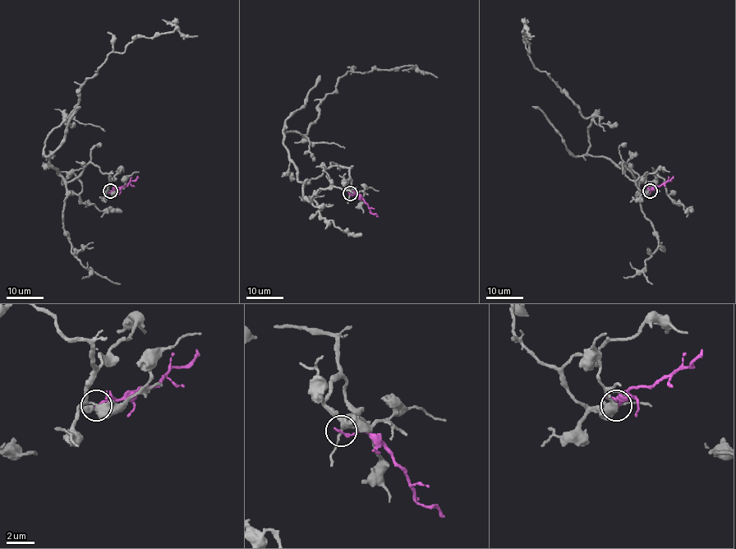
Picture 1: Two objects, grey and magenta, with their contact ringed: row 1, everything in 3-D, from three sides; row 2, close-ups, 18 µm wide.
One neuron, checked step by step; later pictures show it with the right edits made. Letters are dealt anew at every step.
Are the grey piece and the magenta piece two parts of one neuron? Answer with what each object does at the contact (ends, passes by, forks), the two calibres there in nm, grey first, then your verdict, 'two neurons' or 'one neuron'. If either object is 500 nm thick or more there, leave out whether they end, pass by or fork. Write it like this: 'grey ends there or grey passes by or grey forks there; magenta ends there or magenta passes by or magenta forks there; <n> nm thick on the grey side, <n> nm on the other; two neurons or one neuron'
grey forks there; magenta ends there; 260 nm thick on the grey side, 200 nm on the other; two neurons

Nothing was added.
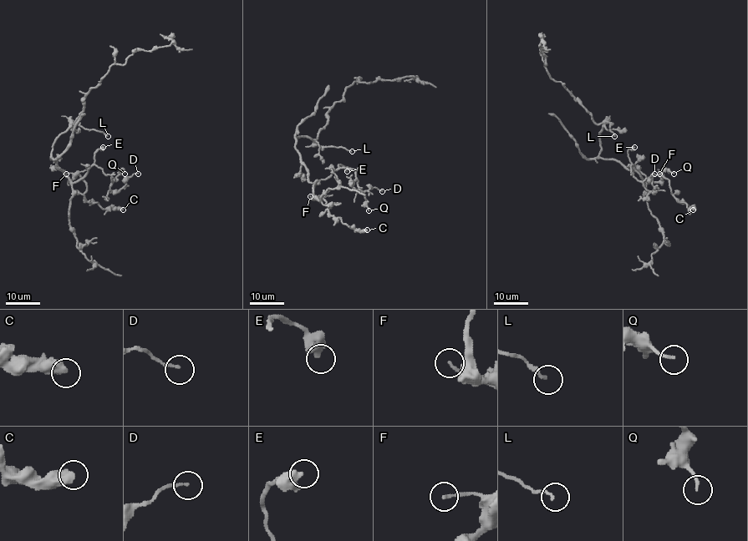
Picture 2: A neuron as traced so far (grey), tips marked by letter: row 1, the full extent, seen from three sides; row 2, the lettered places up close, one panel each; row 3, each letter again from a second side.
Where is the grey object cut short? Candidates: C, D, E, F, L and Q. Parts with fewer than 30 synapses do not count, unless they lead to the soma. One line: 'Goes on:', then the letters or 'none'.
Goes on: none

